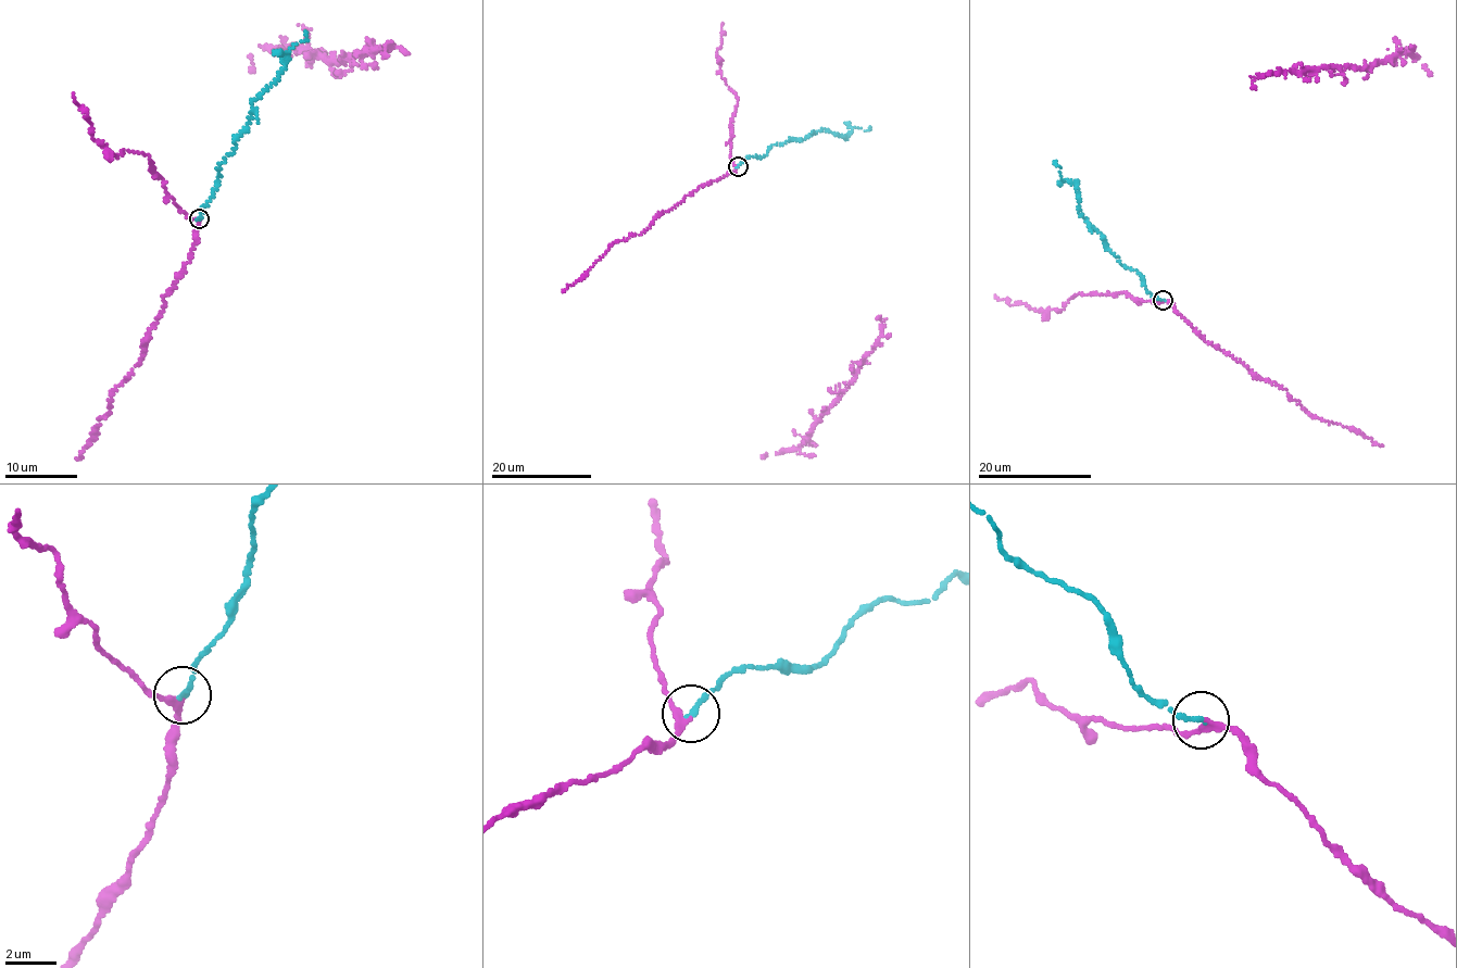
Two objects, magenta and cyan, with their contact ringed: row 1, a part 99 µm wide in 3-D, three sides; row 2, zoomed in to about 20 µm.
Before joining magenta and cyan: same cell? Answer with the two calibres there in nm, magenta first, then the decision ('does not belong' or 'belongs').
calibres 240 and 240 nm; belongs

